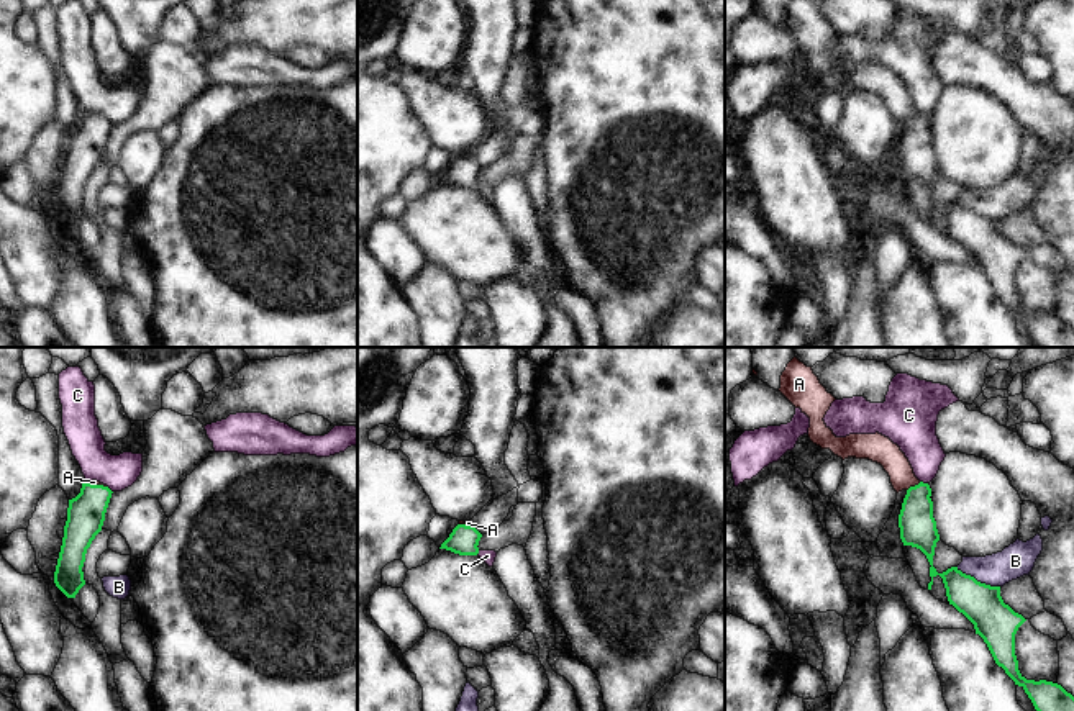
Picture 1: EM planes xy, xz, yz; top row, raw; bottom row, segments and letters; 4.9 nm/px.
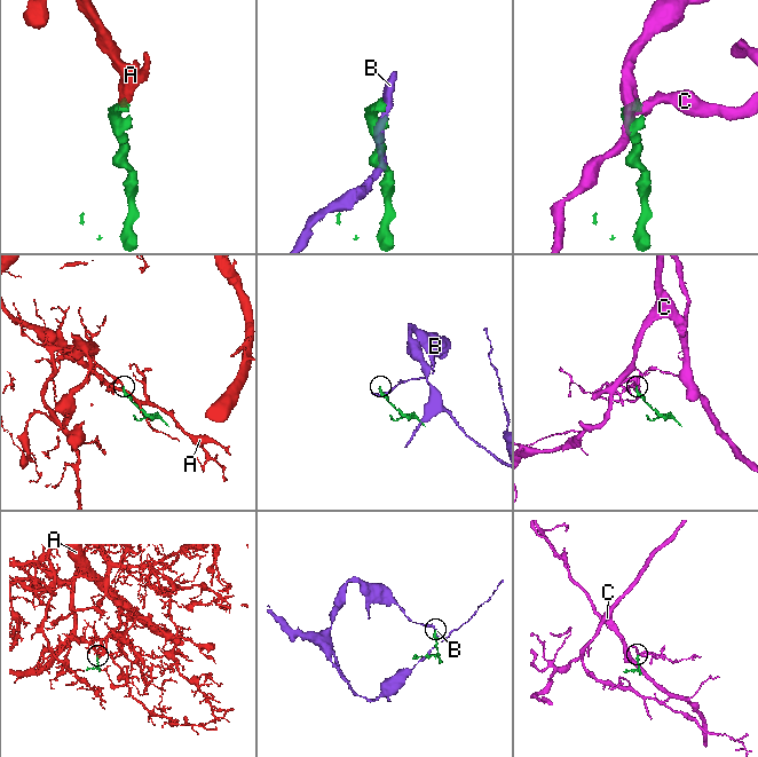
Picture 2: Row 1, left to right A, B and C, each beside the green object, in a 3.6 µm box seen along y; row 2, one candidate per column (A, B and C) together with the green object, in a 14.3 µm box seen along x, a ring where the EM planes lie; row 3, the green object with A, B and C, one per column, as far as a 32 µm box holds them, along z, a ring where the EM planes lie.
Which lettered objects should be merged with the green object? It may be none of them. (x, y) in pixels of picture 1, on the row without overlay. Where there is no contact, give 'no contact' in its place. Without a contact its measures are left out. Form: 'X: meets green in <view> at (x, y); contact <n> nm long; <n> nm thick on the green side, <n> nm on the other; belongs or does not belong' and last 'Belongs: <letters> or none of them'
A: meets green in yz at (915, 118); contact 80 nm long; 180 nm thick on the green side, 140 nm on the other; belongs
B: meets green in yz at (976, 213); contact 240 nm long; 200 nm thick on the green side, 160 nm on the other; does not belong
C: meets green in yz at (925, 117); contact 50 nm long; 180 nm thick on the green side, 200 nm on the other; does not belong
Belongs: A

